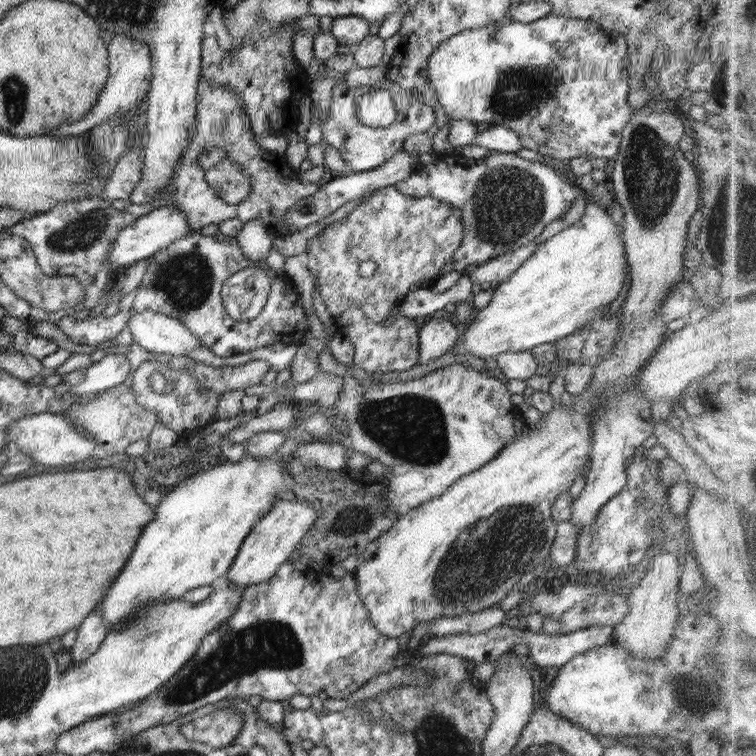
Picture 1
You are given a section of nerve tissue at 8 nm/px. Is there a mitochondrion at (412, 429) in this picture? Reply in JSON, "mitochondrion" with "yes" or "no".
{"mitochondrion":"yes"}

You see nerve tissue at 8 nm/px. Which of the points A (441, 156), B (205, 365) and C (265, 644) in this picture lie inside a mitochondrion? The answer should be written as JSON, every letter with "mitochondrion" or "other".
{"A":"other","B":"other","C":"mitochondrion"}

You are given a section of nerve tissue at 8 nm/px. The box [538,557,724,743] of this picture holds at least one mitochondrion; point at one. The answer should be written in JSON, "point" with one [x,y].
{"point":[689,698]}

